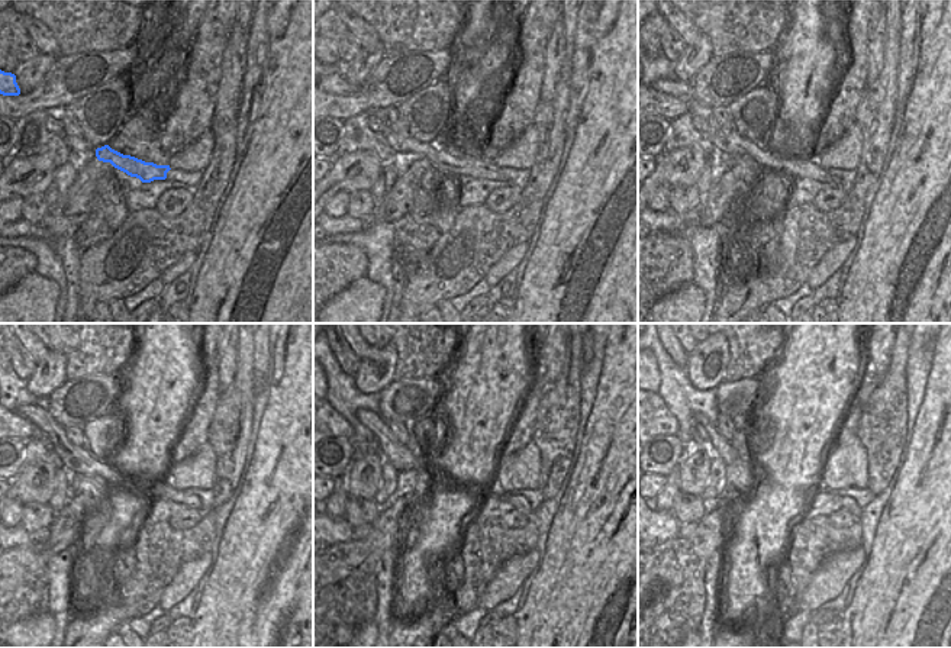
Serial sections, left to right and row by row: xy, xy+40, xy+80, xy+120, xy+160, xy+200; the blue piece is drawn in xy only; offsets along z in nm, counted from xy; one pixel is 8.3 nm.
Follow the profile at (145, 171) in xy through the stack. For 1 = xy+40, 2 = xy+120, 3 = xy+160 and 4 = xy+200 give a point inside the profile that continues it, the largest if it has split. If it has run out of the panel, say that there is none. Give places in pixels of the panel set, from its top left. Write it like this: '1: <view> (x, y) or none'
1: xy+40 (463, 164)
2: xy+120 (80, 461)
3: xy+160 (397, 455)
4: xy+200 (722, 448)

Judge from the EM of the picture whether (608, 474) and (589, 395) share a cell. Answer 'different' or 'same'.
different

